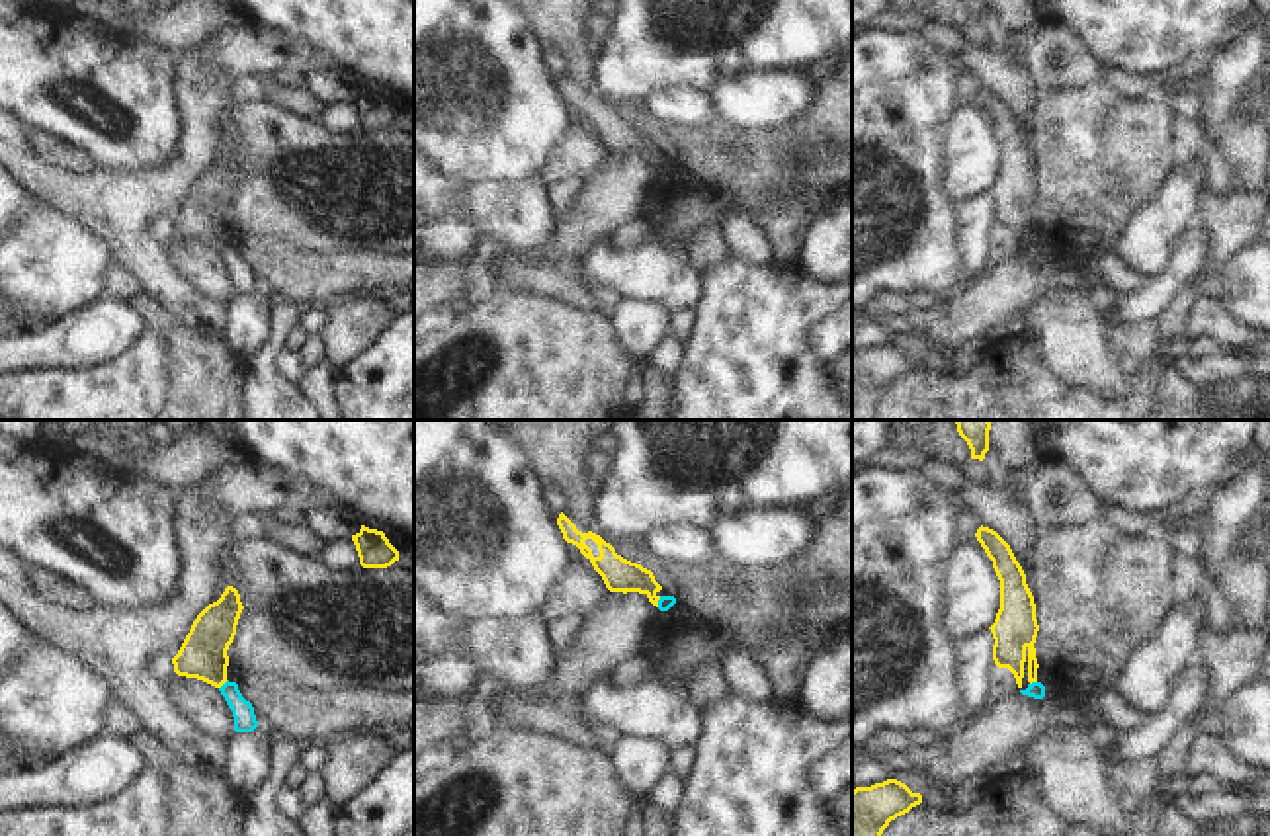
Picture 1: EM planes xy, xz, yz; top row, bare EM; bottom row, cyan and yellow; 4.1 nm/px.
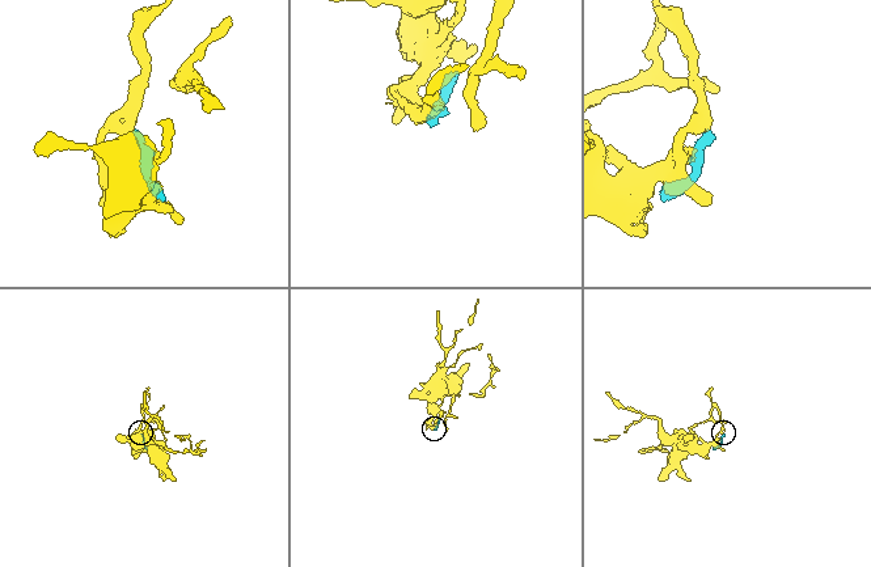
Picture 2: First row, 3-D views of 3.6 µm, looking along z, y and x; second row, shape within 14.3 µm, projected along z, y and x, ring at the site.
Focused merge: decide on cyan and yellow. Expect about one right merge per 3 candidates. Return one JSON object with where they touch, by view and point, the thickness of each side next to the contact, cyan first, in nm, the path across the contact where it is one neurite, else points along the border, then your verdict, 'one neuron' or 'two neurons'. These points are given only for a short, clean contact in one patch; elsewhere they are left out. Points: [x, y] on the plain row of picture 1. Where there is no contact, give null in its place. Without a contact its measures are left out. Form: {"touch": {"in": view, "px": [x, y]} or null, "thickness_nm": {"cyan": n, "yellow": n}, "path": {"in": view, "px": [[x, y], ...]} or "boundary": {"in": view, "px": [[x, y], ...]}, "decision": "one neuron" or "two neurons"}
{"touch": {"in": "xy", "px": [223, 247]}, "thickness_nm": {"cyan": 100, "yellow": 190}, "boundary": {"in": "xy", "px": [[227, 243], [219, 250]]}, "decision": "two neurons"}

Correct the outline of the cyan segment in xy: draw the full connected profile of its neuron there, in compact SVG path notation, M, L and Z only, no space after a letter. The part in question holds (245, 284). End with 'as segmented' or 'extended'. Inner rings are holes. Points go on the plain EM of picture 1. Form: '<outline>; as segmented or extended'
M227 242L219 250L219 254L225 260L229 272L233 273L234 293L252 295L258 289L258 283L256 283L252 266L242 260L238 246Z; as segmented

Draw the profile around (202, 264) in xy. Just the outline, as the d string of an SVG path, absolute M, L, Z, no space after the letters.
M178 236L168 244L168 248L172 250L182 273L201 291L201 295L231 307L236 299L234 279L219 250Z

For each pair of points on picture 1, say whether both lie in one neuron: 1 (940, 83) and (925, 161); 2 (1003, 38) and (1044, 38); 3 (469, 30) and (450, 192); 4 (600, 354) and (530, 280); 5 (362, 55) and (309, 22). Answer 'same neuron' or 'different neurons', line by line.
1: same neuron
2: different neurons
3: different neurons
4: different neurons
5: same neuron

